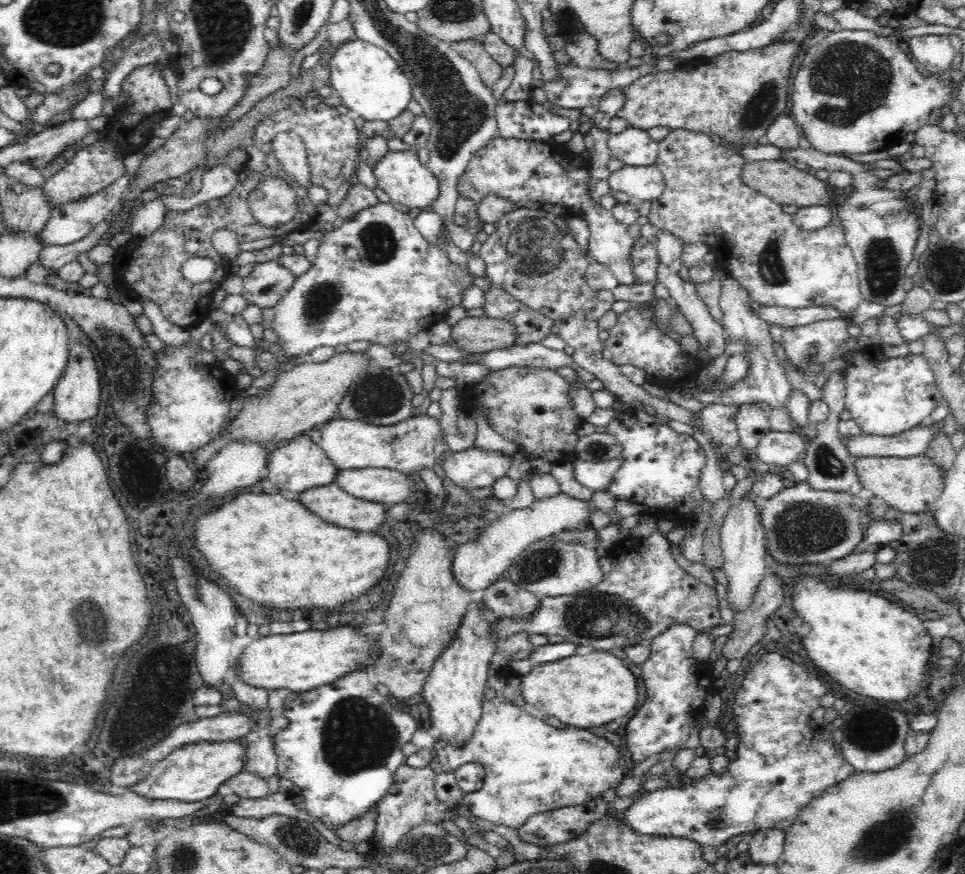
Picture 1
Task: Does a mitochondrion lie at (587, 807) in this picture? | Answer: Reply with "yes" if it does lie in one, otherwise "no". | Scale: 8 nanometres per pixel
no

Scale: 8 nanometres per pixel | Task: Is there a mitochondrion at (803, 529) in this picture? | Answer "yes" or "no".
yes

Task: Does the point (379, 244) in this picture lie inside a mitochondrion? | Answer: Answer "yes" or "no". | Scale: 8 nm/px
yes

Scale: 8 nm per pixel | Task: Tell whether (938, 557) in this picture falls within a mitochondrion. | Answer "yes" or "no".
yes

